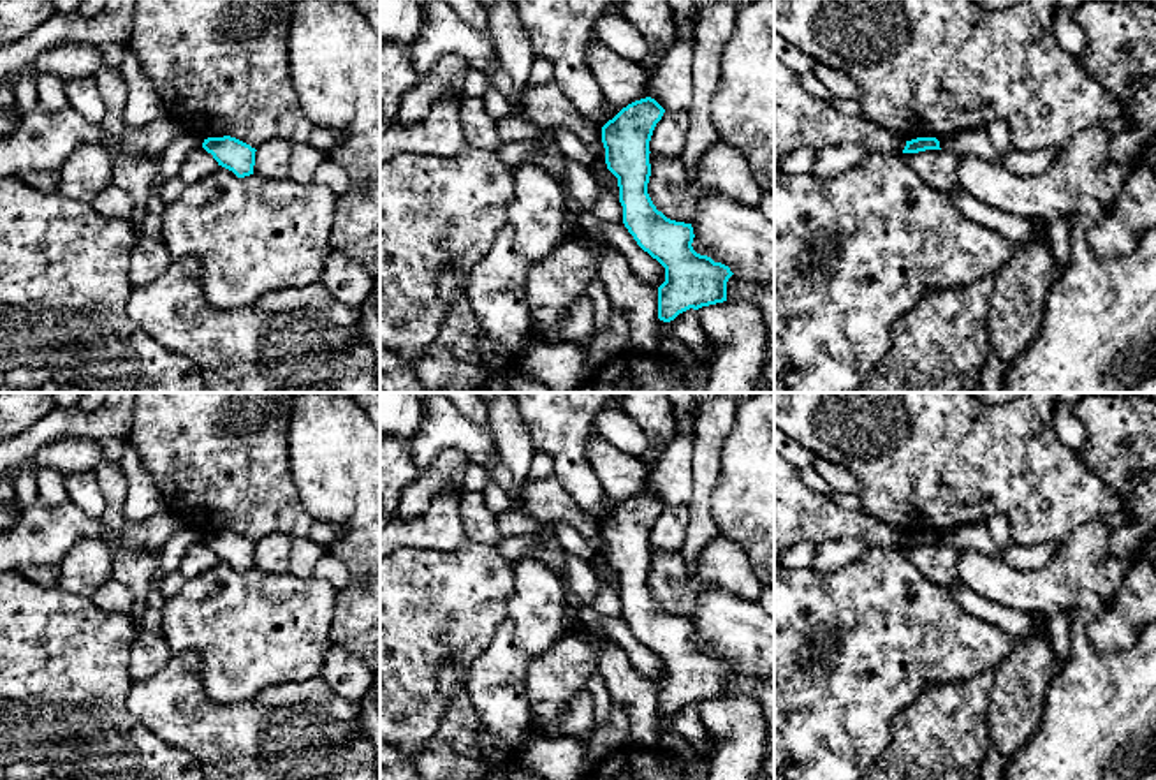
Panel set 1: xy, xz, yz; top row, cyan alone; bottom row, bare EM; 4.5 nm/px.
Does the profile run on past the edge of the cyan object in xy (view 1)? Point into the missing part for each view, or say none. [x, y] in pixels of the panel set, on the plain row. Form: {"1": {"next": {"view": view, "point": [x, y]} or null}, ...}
{"1": {"next": null}}

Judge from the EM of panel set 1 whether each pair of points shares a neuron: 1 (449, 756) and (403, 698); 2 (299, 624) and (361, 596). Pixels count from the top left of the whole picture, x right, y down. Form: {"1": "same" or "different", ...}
{"1": "different", "2": "different"}

